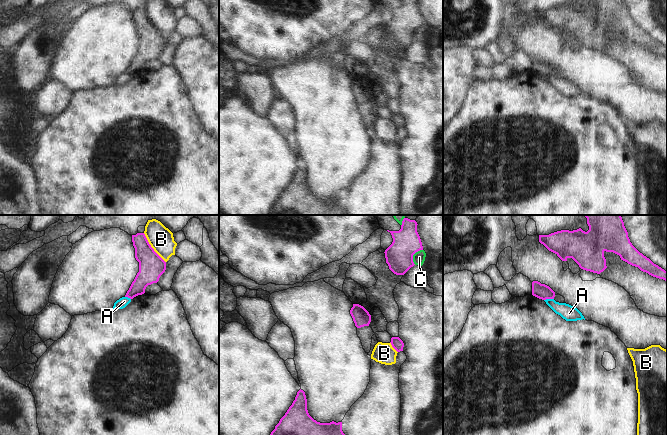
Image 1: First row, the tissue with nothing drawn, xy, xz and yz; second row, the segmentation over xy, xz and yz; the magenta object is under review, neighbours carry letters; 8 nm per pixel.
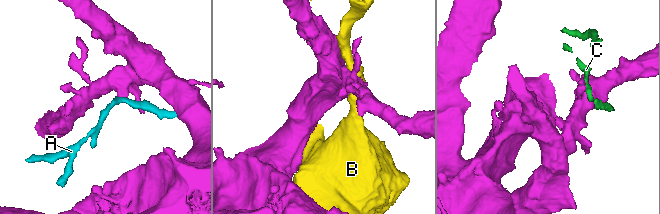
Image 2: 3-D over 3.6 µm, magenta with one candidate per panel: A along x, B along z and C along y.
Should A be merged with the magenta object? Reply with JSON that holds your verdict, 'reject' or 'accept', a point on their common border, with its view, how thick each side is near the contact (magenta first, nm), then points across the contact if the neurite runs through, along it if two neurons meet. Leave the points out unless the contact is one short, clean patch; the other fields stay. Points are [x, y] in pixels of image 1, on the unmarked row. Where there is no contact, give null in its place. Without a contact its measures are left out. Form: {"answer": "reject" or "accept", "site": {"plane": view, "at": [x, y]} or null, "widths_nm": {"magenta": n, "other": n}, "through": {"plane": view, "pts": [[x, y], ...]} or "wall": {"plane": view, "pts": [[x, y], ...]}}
{"answer": "reject", "site": {"plane": "yz", "at": [548, 74]}, "widths_nm": {"magenta": 120, "other": 120}, "wall": {"plane": "yz", "pts": [[553, 74], [544, 76]]}}

